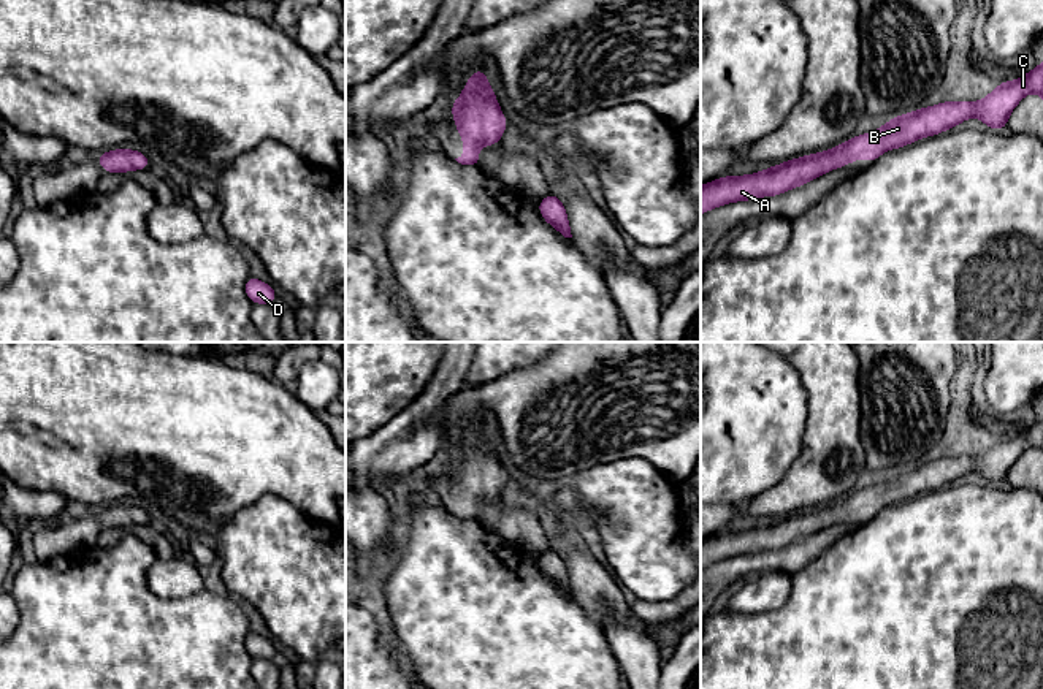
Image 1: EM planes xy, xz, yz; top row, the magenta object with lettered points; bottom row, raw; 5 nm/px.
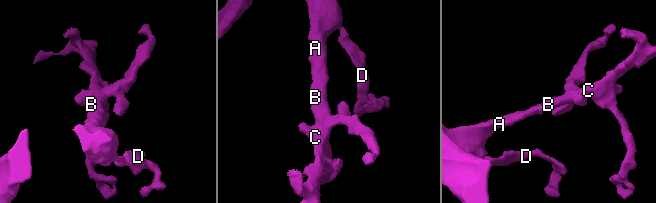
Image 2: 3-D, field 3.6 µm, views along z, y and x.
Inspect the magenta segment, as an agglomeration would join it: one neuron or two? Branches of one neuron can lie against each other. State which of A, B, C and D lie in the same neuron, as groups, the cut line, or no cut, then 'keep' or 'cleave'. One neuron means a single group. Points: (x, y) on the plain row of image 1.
groups A B C D; cut none; keep

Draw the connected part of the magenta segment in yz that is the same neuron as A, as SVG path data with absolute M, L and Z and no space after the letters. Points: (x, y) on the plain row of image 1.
M1043 417L1014 436L1000 436L981 456L942 456L919 463L889 474L870 488L856 489L834 504L797 512L755 529L723 531L704 539L701 570L729 558L781 550L859 513L873 518L886 505L951 485L970 472L978 472L992 485L1007 485L1010 469L1032 447L1043 455Z

